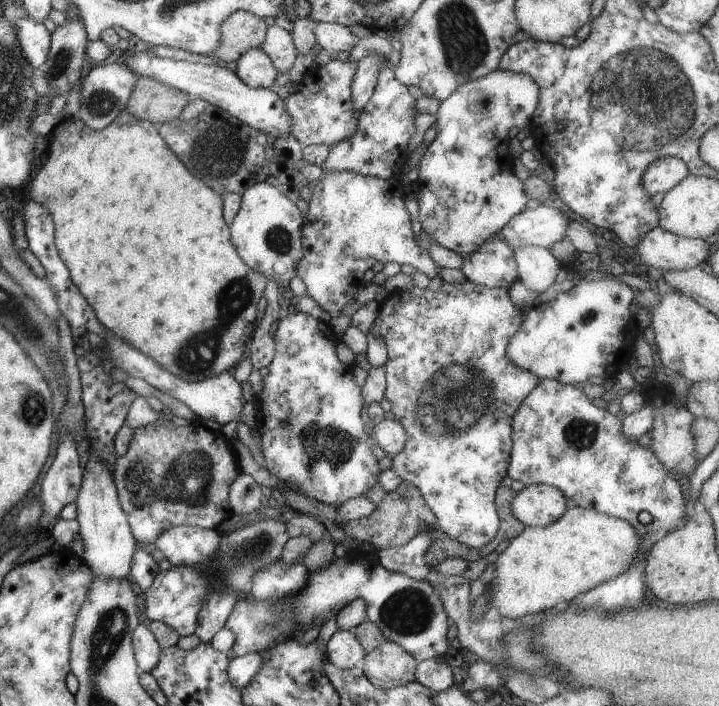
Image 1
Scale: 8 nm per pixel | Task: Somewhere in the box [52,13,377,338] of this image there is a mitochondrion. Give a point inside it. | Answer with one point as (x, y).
(101, 105)

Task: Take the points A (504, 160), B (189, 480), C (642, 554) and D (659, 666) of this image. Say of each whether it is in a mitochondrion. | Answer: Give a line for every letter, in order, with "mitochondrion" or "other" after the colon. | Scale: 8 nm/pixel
A: other
B: mitochondrion
C: other
D: other

